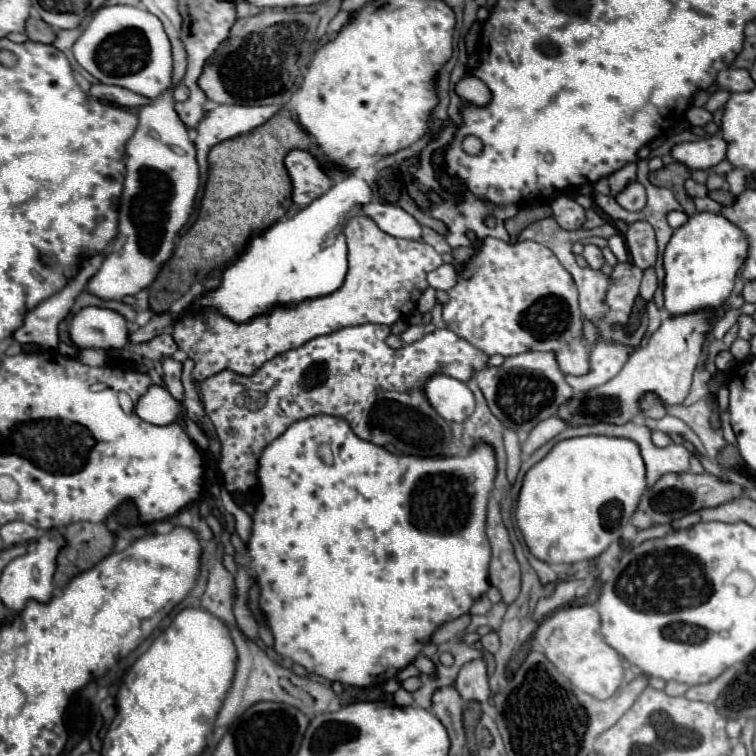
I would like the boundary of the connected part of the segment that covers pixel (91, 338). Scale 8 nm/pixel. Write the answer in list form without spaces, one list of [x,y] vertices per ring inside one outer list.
[[[88,306],[72,318],[70,338],[78,348],[124,348],[128,344],[128,328],[118,312]]]

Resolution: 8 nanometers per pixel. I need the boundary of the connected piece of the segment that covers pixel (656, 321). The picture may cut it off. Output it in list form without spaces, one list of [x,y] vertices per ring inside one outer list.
[[[654,300],[648,302],[648,328],[646,328],[646,334],[642,336],[640,340],[640,346],[644,346],[648,342],[648,338],[660,328],[660,322],[662,322],[662,312],[658,310],[658,306],[654,304]]]

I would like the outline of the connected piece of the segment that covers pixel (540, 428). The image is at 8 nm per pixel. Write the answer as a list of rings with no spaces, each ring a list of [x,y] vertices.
[[[548,418],[548,420],[544,420],[544,422],[540,422],[532,432],[530,432],[530,436],[528,436],[528,440],[524,442],[524,446],[522,446],[522,450],[526,452],[526,454],[532,454],[536,448],[540,448],[544,442],[548,442],[548,440],[552,440],[558,432],[562,432],[566,428],[566,424],[560,420],[560,418]]]

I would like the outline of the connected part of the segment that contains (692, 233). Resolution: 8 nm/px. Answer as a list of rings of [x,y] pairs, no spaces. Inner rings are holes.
[[[698,212],[680,226],[664,250],[664,310],[670,316],[684,316],[702,310],[720,310],[726,304],[738,270],[748,254],[742,230],[720,214]]]

